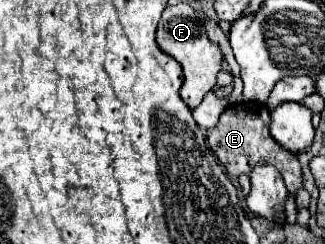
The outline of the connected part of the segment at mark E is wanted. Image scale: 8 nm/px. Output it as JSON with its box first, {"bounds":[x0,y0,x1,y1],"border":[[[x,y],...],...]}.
{"bounds":[206,103,302,193],"border":[[[234,103],[220,115],[218,125],[206,131],[206,141],[214,151],[214,155],[218,157],[218,161],[226,167],[226,173],[230,177],[240,177],[242,173],[250,175],[256,163],[270,163],[282,173],[288,191],[296,193],[296,189],[302,187],[300,163],[294,153],[286,151],[272,139],[268,127],[270,127],[270,111],[264,103]]]}

